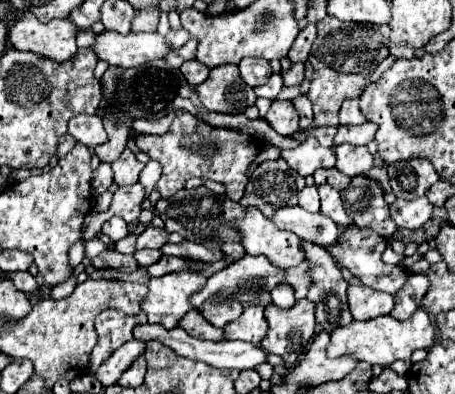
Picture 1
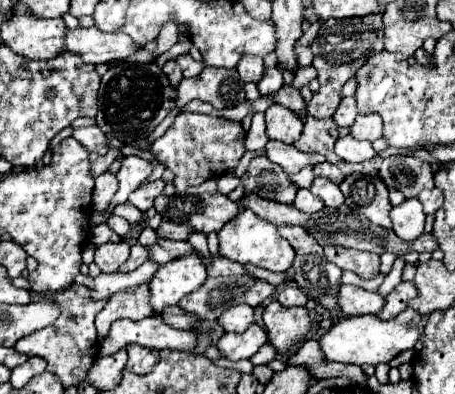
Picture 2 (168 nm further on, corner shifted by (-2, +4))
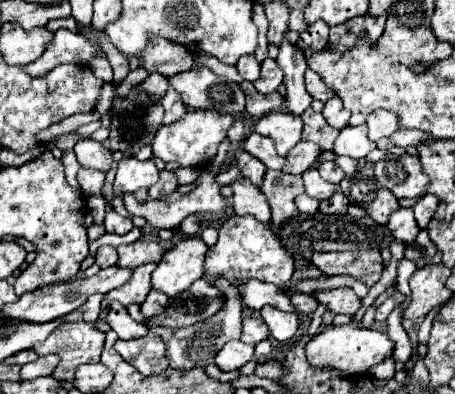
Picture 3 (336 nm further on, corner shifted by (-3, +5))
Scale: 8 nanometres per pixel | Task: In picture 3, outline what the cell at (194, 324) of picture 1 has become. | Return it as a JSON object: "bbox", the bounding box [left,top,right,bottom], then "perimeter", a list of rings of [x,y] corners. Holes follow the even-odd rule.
{"bbox":[140,289,168,318],"perimeter":[[[151,289],[150,296],[144,300],[144,304],[140,304],[140,308],[142,308],[142,314],[150,318],[150,316],[156,316],[158,312],[164,312],[167,304],[168,297],[164,293]]]}

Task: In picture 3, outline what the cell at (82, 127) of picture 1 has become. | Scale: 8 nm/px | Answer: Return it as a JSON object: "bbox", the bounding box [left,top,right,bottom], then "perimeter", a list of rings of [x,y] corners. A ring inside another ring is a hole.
{"bbox":[74,138,112,172],"perimeter":[[[90,138],[80,140],[74,148],[74,154],[76,154],[80,166],[84,166],[84,168],[108,172],[110,166],[112,166],[112,152],[106,150],[100,142],[90,140]]]}

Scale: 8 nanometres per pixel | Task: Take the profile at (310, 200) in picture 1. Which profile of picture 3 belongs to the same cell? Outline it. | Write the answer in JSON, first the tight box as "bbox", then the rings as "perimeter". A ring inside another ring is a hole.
{"bbox":[296,194,318,214],"perimeter":[[[300,194],[298,198],[296,198],[296,208],[300,210],[300,212],[304,212],[304,214],[312,214],[312,212],[318,212],[318,200],[316,198],[310,198],[308,194]]]}

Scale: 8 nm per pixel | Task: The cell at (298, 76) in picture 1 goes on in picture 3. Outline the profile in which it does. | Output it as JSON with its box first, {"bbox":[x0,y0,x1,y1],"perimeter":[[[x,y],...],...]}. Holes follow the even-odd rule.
{"bbox":[306,70,334,102],"perimeter":[[[306,70],[306,88],[308,88],[310,96],[320,100],[320,102],[326,102],[326,100],[330,100],[334,96],[334,92],[324,84],[320,74],[316,74],[312,70]]]}

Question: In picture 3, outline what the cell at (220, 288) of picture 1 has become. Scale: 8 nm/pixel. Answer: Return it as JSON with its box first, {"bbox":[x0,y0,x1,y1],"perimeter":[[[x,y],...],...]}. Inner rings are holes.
{"bbox":[144,278,224,330],"perimeter":[[[200,278],[188,290],[180,292],[180,296],[170,298],[166,310],[160,316],[152,316],[152,320],[146,318],[144,324],[176,330],[210,318],[222,306],[224,302],[220,300],[220,290]]]}

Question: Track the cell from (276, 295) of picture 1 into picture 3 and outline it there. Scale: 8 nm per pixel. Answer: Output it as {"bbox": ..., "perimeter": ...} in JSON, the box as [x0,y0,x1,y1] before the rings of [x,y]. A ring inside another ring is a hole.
{"bbox":[290,294,318,314],"perimeter":[[[294,294],[294,296],[290,296],[290,300],[304,314],[312,314],[318,308],[318,300],[310,294]]]}

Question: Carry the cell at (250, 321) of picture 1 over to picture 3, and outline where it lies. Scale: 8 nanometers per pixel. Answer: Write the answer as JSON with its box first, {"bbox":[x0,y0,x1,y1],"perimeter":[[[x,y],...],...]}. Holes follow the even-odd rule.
{"bbox":[216,340,254,372],"perimeter":[[[230,340],[228,344],[222,346],[222,350],[216,354],[216,366],[224,372],[230,370],[240,370],[246,362],[250,362],[254,354],[254,346],[252,344],[244,344],[242,340]]]}

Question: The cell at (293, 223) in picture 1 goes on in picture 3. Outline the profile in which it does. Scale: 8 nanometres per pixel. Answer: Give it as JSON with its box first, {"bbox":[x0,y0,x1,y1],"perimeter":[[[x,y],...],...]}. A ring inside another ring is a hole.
{"bbox":[232,176,270,224],"perimeter":[[[238,176],[232,184],[232,210],[236,216],[246,216],[246,214],[252,214],[256,220],[268,224],[270,220],[270,208],[268,208],[268,202],[266,198],[262,196],[262,192],[250,182],[250,180],[244,180],[242,176]]]}

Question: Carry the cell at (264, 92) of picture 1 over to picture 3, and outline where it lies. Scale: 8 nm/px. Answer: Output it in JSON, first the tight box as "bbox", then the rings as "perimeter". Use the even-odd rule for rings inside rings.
{"bbox":[254,58,282,94],"perimeter":[[[266,58],[262,62],[262,72],[260,72],[260,78],[254,82],[254,88],[260,94],[270,94],[270,92],[276,92],[280,84],[282,84],[282,70],[272,58]]]}

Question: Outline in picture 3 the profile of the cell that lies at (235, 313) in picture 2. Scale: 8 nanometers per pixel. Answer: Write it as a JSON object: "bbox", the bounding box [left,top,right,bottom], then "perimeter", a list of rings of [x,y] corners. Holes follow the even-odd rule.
{"bbox":[240,316,270,344],"perimeter":[[[246,316],[246,318],[242,320],[242,338],[240,338],[242,342],[258,344],[258,342],[262,342],[262,340],[268,340],[268,336],[270,336],[268,326],[266,326],[262,320],[250,318],[250,316]]]}

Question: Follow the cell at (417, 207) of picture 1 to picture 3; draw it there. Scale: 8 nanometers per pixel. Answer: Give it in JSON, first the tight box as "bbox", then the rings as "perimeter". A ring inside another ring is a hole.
{"bbox":[386,208,420,244],"perimeter":[[[398,208],[396,212],[392,212],[386,226],[392,232],[392,236],[404,244],[412,244],[420,232],[414,220],[414,212],[410,208]]]}

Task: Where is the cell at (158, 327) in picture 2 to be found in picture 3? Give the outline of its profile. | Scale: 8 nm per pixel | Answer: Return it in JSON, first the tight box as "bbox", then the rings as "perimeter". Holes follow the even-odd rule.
{"bbox":[102,304,148,340],"perimeter":[[[104,304],[102,306],[108,316],[106,316],[106,322],[108,326],[122,338],[122,340],[132,340],[132,338],[140,338],[148,332],[148,328],[140,322],[134,322],[130,318],[130,314],[126,312],[126,308],[122,304]]]}

